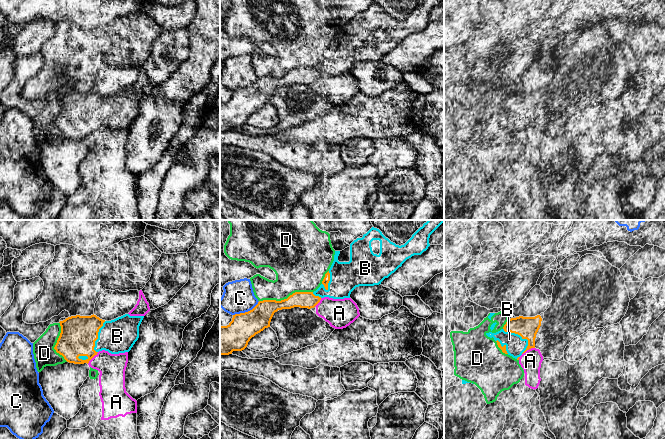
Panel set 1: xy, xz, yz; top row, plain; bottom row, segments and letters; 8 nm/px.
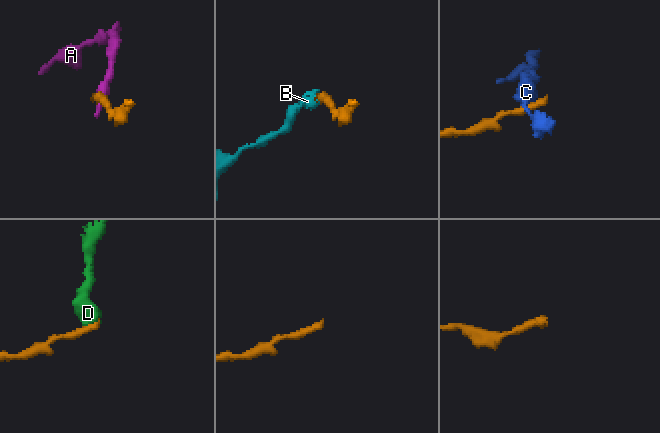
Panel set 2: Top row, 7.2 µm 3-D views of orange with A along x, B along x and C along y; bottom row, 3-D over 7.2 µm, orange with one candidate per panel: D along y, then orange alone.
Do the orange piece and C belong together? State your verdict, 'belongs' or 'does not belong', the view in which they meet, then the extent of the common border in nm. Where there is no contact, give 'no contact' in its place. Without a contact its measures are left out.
does not belong; meets orange in xz; contact 240 nm long

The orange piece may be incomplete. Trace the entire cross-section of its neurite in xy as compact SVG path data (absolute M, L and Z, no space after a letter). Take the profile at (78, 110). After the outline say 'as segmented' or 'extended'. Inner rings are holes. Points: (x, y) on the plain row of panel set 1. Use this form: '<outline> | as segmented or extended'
M94 90L68 93L59 98L61 109L54 125L74 140L88 140L102 126L111 130L129 128L139 114L143 94L129 90L111 97Z | extended

